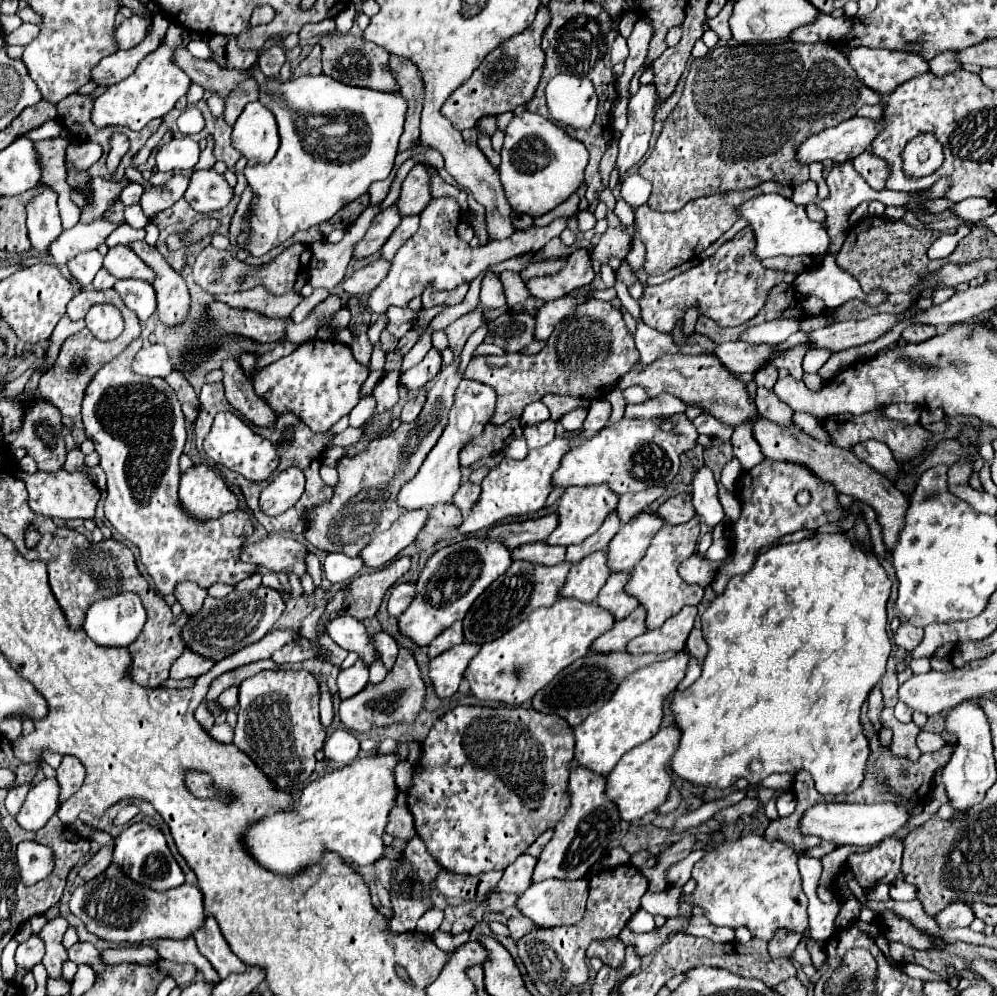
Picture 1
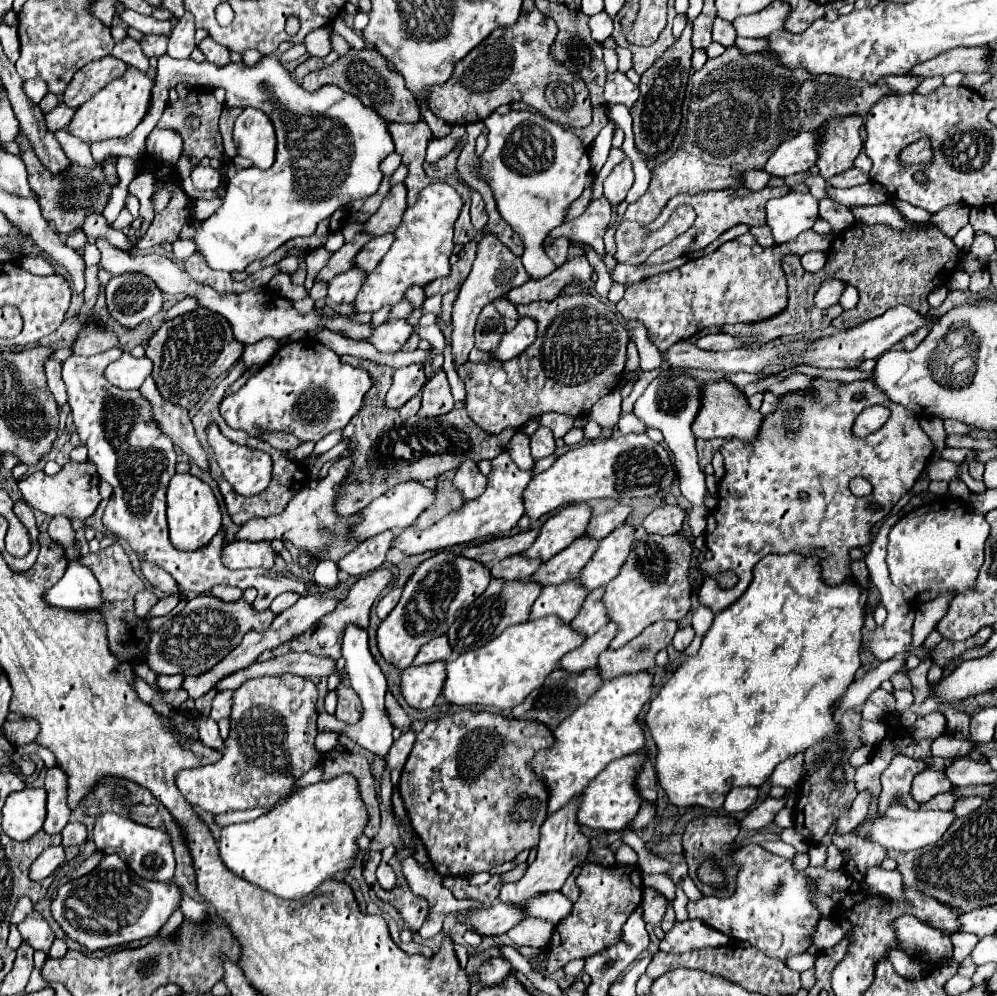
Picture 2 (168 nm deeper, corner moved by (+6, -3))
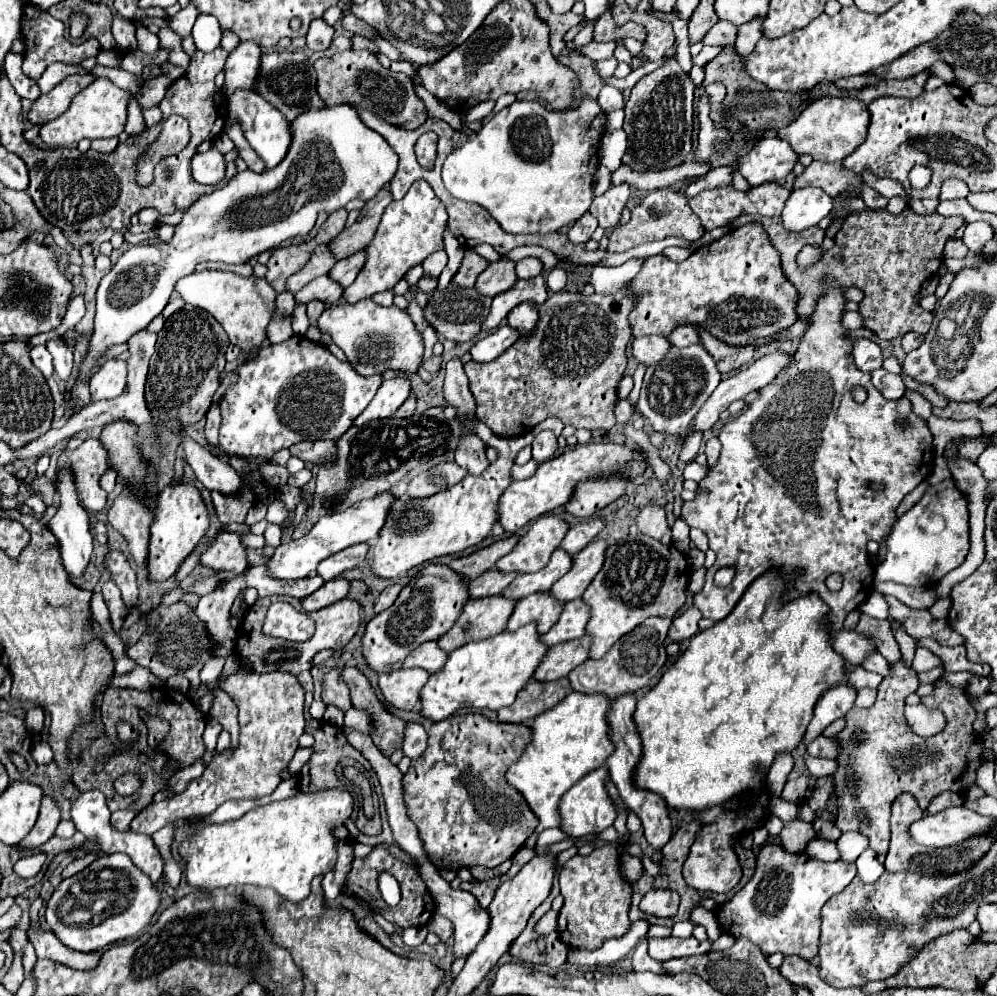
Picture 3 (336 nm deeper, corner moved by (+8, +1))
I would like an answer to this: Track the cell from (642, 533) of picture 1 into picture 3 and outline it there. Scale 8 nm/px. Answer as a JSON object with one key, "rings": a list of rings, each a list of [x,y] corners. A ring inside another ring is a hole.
{"rings":[[[593,540],[589,546],[585,546],[585,550],[575,554],[571,570],[551,586],[549,590],[551,596],[563,604],[581,598],[589,580],[593,580],[595,572],[599,572],[599,568],[603,566],[605,548],[607,548],[605,540]]]}

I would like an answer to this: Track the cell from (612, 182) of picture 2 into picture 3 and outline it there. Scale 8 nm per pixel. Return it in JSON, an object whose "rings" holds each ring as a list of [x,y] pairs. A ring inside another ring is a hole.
{"rings":[[[627,184],[613,186],[603,196],[593,200],[589,212],[597,218],[597,222],[603,230],[613,230],[621,220],[621,210],[625,208],[627,198],[629,198],[629,186]]]}

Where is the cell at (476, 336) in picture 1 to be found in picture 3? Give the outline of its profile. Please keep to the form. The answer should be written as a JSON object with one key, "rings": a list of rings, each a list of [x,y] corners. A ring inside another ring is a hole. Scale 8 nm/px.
{"rings":[[[633,258],[617,268],[607,268],[607,266],[595,266],[593,272],[591,272],[591,278],[589,282],[593,284],[595,292],[615,292],[619,290],[623,284],[627,284],[629,280],[633,280],[641,266],[643,266],[645,260],[639,260],[639,258]]]}

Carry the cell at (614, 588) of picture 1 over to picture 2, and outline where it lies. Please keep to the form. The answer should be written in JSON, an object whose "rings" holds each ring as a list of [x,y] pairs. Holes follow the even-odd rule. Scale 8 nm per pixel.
{"rings":[[[597,588],[597,590],[589,592],[589,596],[585,598],[585,602],[581,606],[579,616],[571,622],[573,628],[591,636],[609,622],[609,616],[607,616],[607,610],[603,604],[603,594],[605,594],[605,588]]]}

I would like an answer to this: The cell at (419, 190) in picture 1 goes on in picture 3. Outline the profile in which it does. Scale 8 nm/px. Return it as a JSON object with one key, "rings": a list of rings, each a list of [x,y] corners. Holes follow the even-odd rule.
{"rings":[[[381,190],[375,198],[371,198],[363,208],[361,214],[357,218],[355,224],[345,226],[329,244],[329,252],[333,254],[335,260],[343,260],[359,250],[365,248],[365,244],[371,240],[371,236],[375,236],[375,228],[381,220],[383,210],[387,208],[387,204],[393,200],[389,190]]]}

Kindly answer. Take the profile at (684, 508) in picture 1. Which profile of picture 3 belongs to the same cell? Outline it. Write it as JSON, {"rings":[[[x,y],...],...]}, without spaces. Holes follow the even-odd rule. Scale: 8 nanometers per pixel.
{"rings":[[[645,506],[635,518],[635,524],[641,534],[651,536],[661,544],[671,544],[671,530],[665,518],[665,510],[661,506]]]}

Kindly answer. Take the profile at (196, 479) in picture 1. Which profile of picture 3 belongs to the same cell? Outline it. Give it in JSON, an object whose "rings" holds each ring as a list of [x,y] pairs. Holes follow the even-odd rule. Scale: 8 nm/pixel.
{"rings":[[[179,482],[167,486],[157,496],[155,520],[149,526],[149,546],[147,546],[147,578],[151,582],[165,582],[179,570],[181,562],[195,550],[195,546],[205,538],[209,528],[207,508],[201,500],[199,490],[193,484]]]}

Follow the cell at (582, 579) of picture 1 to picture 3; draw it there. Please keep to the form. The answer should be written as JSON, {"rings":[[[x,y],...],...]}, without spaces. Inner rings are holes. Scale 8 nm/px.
{"rings":[[[549,592],[531,594],[531,596],[527,596],[515,604],[515,612],[511,614],[505,630],[513,632],[523,624],[535,622],[537,632],[545,634],[545,632],[549,632],[551,624],[555,624],[555,618],[559,618],[561,608],[563,606],[557,600],[551,600]]]}

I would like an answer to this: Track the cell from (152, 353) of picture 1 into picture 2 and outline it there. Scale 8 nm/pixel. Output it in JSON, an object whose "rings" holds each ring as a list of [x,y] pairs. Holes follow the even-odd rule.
{"rings":[[[123,352],[119,360],[109,364],[109,368],[105,370],[105,378],[117,388],[133,390],[141,388],[141,384],[145,382],[147,376],[151,376],[151,372],[153,372],[153,362],[147,356],[135,358],[129,352]]]}

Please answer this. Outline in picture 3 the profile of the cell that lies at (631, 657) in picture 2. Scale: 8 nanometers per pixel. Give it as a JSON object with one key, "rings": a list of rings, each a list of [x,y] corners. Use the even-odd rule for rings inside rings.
{"rings":[[[647,618],[639,628],[631,630],[615,642],[615,646],[601,660],[587,660],[569,674],[571,688],[583,694],[603,694],[607,698],[637,692],[651,682],[667,662],[665,638],[671,626],[671,618]]]}

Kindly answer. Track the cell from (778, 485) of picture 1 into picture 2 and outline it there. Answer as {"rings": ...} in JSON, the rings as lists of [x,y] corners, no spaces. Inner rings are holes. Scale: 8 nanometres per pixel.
{"rings":[[[817,378],[815,384],[807,392],[817,392],[821,400],[817,404],[809,404],[809,400],[801,400],[801,396],[781,396],[779,408],[765,416],[759,440],[753,444],[741,444],[741,440],[727,440],[721,448],[725,458],[725,475],[719,482],[719,504],[707,516],[707,530],[705,530],[705,544],[713,552],[713,558],[703,564],[707,578],[699,590],[699,602],[709,606],[713,612],[725,610],[737,596],[741,596],[751,578],[753,566],[767,554],[787,554],[787,552],[801,552],[809,554],[813,548],[823,548],[823,578],[829,584],[837,584],[845,580],[849,572],[849,548],[869,544],[869,530],[877,520],[883,520],[893,506],[905,496],[905,492],[915,484],[919,474],[923,472],[927,460],[933,454],[931,438],[921,430],[919,418],[913,412],[905,410],[903,406],[891,402],[883,392],[873,388],[871,380],[857,380],[851,384],[845,382],[831,382],[825,378]],[[841,388],[841,400],[833,400],[833,392]],[[873,404],[883,404],[891,410],[889,420],[877,432],[869,434],[867,438],[859,440],[851,434],[853,420],[857,414]],[[853,478],[865,478],[871,482],[873,492],[869,496],[857,498],[849,490],[849,482]],[[805,490],[809,494],[807,502],[799,500],[799,492]],[[869,504],[879,504],[879,512],[867,510]],[[721,572],[735,572],[737,584],[731,588],[721,588],[715,582],[715,574]]]}

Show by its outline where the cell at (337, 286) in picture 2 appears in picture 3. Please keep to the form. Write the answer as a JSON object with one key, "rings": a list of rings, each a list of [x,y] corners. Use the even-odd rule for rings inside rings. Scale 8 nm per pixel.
{"rings":[[[319,276],[311,280],[305,288],[295,294],[295,304],[307,304],[311,300],[321,300],[323,304],[335,304],[341,300],[341,288],[335,288],[327,276]]]}

